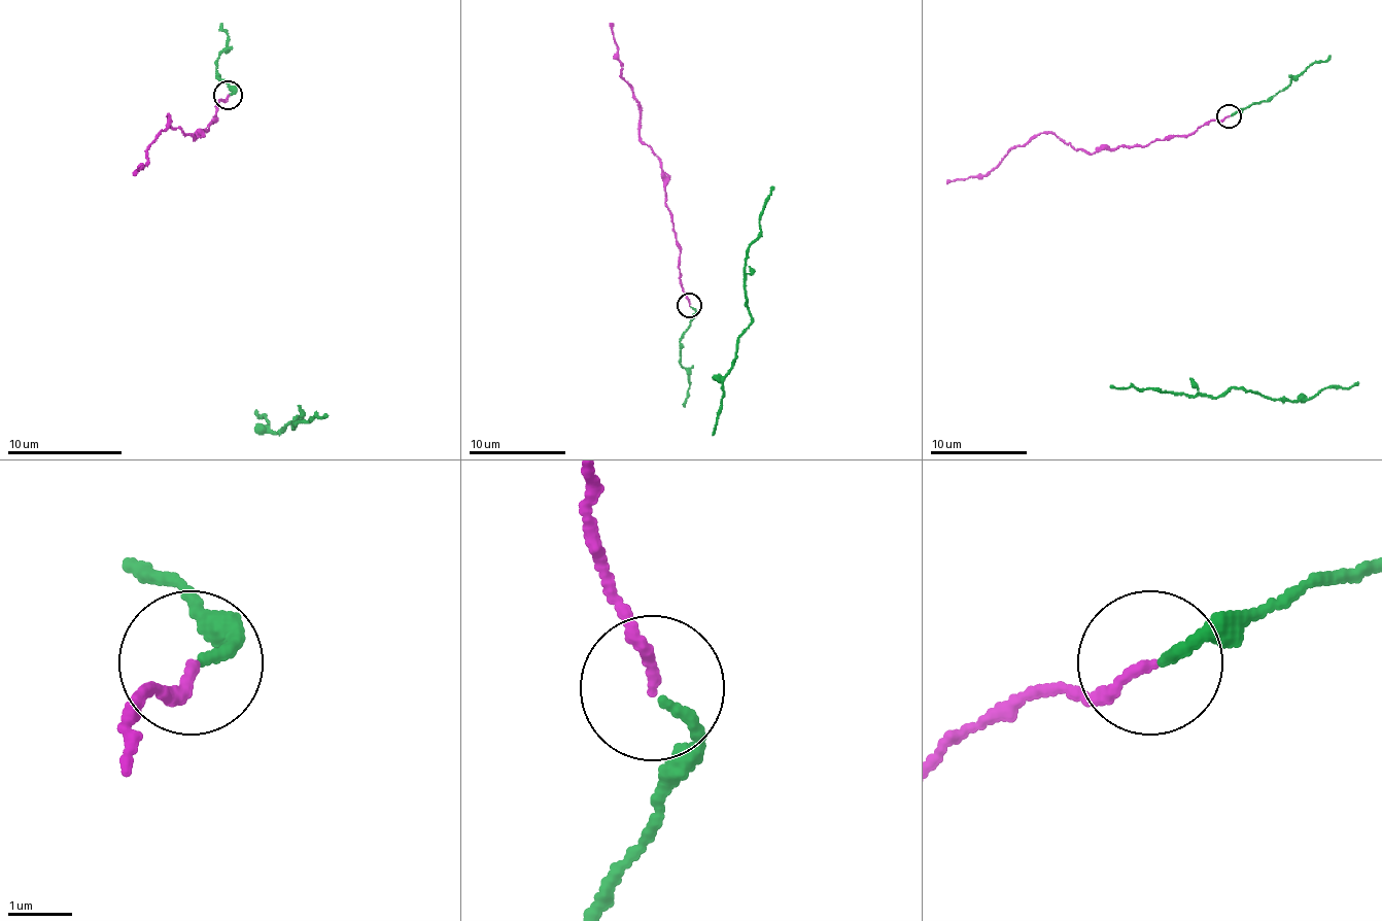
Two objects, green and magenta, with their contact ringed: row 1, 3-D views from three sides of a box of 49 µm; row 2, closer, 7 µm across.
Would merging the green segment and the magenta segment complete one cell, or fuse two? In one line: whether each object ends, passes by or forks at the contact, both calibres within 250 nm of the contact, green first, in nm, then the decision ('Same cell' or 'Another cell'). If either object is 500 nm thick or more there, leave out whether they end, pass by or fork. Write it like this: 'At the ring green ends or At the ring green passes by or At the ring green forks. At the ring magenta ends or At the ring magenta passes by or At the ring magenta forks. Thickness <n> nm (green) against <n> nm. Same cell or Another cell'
At the ring green ends. At the ring magenta ends. Thickness 160 nm (green) against 140 nm. Same cell

